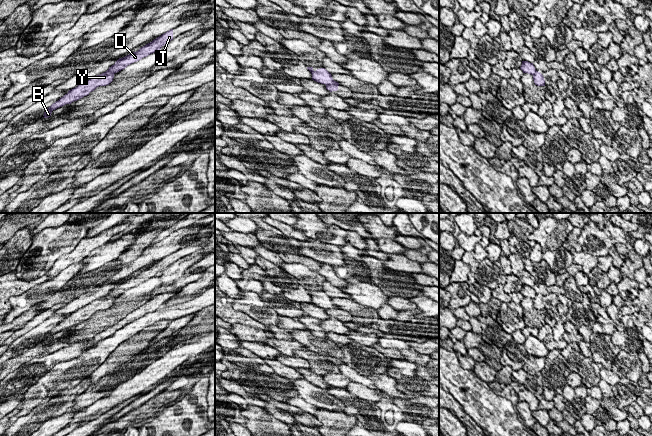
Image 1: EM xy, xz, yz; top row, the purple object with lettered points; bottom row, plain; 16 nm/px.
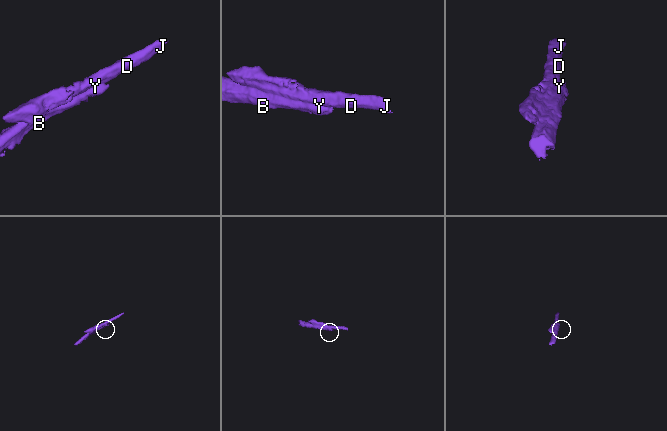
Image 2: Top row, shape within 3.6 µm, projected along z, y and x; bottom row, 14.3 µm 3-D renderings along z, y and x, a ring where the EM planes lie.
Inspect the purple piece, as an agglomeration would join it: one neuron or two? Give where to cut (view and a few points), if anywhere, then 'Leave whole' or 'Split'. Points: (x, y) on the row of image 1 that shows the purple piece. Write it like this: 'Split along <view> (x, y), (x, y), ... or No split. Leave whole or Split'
Split along xz (326, 84), (338, 85). Split

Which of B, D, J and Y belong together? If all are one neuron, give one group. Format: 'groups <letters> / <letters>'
groups B Y / D J

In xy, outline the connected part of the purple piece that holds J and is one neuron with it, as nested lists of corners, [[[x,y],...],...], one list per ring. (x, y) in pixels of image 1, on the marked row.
[[[173,29],[167,31],[161,36],[154,39],[152,42],[141,47],[138,51],[130,53],[129,55],[119,58],[114,65],[109,67],[107,73],[117,73],[125,69],[128,65],[141,60],[148,55],[159,51],[166,43],[173,40]]]

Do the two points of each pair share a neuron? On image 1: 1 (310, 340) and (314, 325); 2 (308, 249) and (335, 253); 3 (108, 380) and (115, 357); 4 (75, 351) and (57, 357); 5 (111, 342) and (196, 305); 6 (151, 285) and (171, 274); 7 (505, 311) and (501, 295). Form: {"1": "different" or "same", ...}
{"1": "different", "2": "same", "3": "different", "4": "same", "5": "same", "6": "different", "7": "different"}

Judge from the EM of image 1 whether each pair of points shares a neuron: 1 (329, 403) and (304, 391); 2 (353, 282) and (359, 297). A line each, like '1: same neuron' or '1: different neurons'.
1: same neuron
2: same neuron

